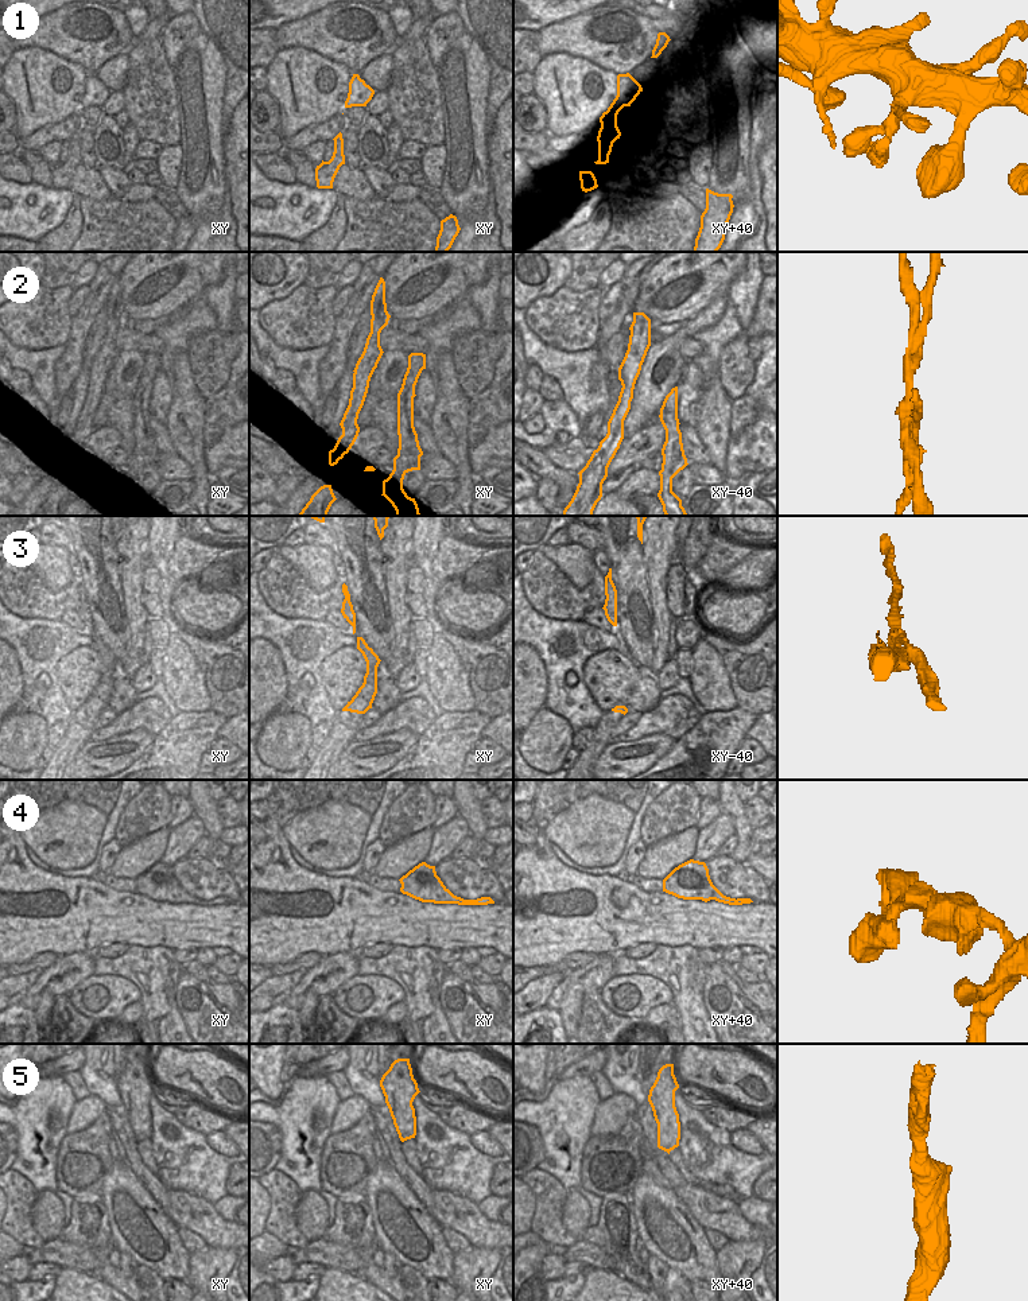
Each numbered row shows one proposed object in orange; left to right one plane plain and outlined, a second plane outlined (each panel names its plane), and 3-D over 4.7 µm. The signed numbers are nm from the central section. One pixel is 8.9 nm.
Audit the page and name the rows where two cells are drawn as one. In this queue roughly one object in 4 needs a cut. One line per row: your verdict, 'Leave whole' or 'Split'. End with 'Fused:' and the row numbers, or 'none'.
1: Leave whole
2: Split
3: Split
4: Leave whole
5: Leave whole
Fused: 2, 3

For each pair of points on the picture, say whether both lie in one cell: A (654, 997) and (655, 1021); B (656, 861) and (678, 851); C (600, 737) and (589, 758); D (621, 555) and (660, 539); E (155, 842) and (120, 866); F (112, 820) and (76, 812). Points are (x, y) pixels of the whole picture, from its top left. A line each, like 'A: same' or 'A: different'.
A: different
B: same
C: same
D: different
E: same
F: different

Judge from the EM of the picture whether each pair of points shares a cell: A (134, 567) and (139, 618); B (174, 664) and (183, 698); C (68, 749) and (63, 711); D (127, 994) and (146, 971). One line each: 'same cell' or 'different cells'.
A: same cell
B: same cell
C: different cells
D: different cells

